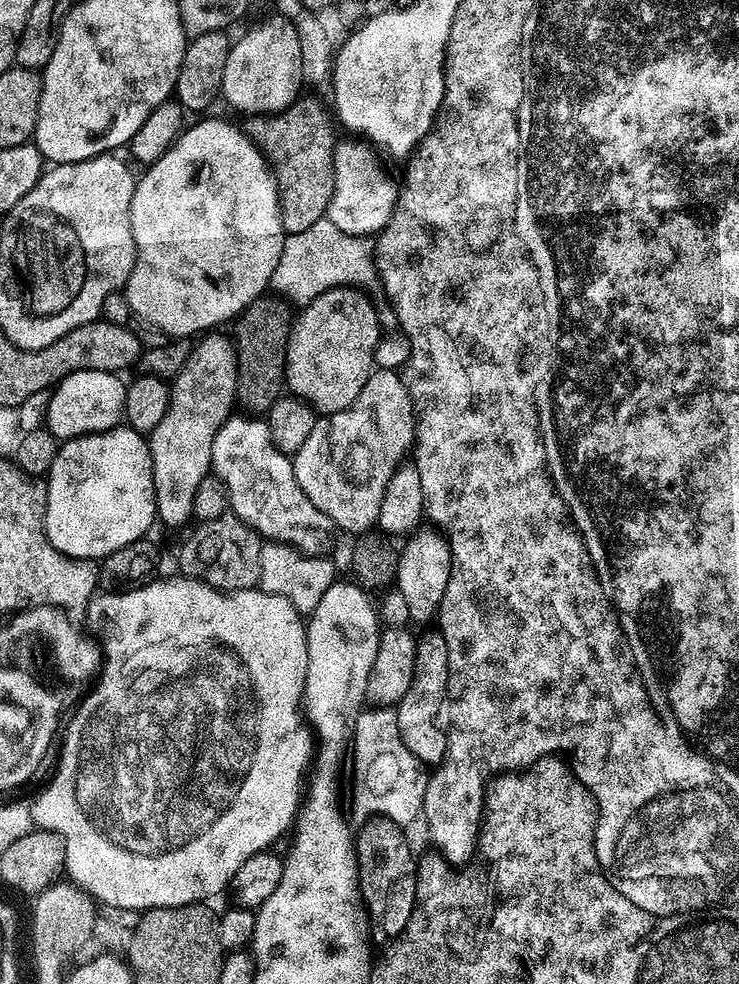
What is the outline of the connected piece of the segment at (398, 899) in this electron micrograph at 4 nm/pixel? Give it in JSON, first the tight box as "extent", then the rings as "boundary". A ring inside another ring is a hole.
{"extent":[354,816,418,938],"boundary":[[[375,816],[365,821],[355,833],[354,843],[356,845],[356,869],[358,870],[358,882],[360,883],[360,898],[364,902],[366,915],[371,927],[380,932],[385,932],[388,938],[395,938],[403,932],[410,922],[410,914],[416,905],[416,869],[418,867],[417,857],[412,857],[412,848],[404,837],[405,829],[395,824],[385,816]]]}

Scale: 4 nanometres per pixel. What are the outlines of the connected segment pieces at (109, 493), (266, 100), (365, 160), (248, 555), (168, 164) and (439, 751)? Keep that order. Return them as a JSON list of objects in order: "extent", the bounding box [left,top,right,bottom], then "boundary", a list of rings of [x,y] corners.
[{"extent":[44,426,155,562],"boundary":[[[117,426],[105,432],[91,432],[89,436],[76,436],[57,447],[44,493],[44,533],[56,553],[74,560],[99,562],[114,550],[145,539],[149,535],[148,527],[154,524],[155,509],[152,455],[141,433],[127,426]]]},{"extent":[222,14,301,114],"boundary":[[[273,14],[265,20],[260,20],[240,41],[233,43],[228,50],[226,70],[222,70],[222,100],[232,108],[237,108],[240,114],[263,114],[266,112],[280,112],[288,108],[298,95],[296,89],[296,72],[301,71],[300,43],[296,33],[296,25],[282,15]]]},{"extent":[328,140,398,237],"boundary":[[[348,140],[345,144],[343,141],[336,145],[334,180],[337,184],[350,180],[356,184],[356,194],[353,196],[350,192],[339,191],[329,211],[328,219],[338,230],[346,234],[371,237],[373,234],[380,233],[388,224],[390,214],[396,205],[398,184],[380,169],[379,162],[367,152],[369,149],[363,143],[360,144]]]},{"extent":[180,514,260,592],"boundary":[[[225,514],[206,520],[195,525],[197,528],[184,540],[180,548],[180,568],[183,575],[191,576],[193,580],[200,580],[203,584],[222,592],[237,592],[243,588],[255,588],[260,583],[260,533],[234,515]]]},{"extent":[126,120,286,338],"boundary":[[[200,120],[197,124],[189,123],[180,133],[180,137],[172,143],[170,150],[166,150],[166,154],[162,154],[158,162],[147,165],[143,172],[144,177],[141,175],[137,179],[134,198],[130,202],[130,226],[134,234],[136,261],[126,285],[126,295],[133,313],[137,317],[141,316],[146,323],[161,328],[168,338],[192,338],[197,334],[219,329],[219,324],[227,325],[235,321],[243,308],[265,295],[266,289],[271,285],[275,267],[278,266],[286,237],[280,217],[280,195],[276,189],[276,179],[272,176],[272,169],[269,168],[264,155],[255,142],[244,133],[239,123],[231,124],[228,120]]]},{"extent":[394,630,450,766],"boundary":[[[432,630],[416,641],[414,654],[414,678],[410,678],[410,690],[395,705],[394,711],[398,718],[398,730],[402,734],[402,742],[414,754],[414,758],[421,765],[439,766],[444,762],[444,755],[448,749],[448,733],[436,725],[436,719],[441,719],[442,709],[448,695],[448,667],[450,658],[446,650],[446,638],[438,630]]]}]

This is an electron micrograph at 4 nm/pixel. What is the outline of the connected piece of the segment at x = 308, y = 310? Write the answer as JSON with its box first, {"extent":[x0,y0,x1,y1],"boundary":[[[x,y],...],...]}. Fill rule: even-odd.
{"extent":[284,287,382,414],"boundary":[[[338,287],[326,290],[309,304],[299,309],[293,319],[292,332],[288,336],[284,382],[287,391],[306,401],[317,413],[327,414],[346,410],[362,394],[362,386],[374,371],[374,350],[378,346],[382,331],[379,326],[377,305],[368,301],[367,291],[359,287]]]}

